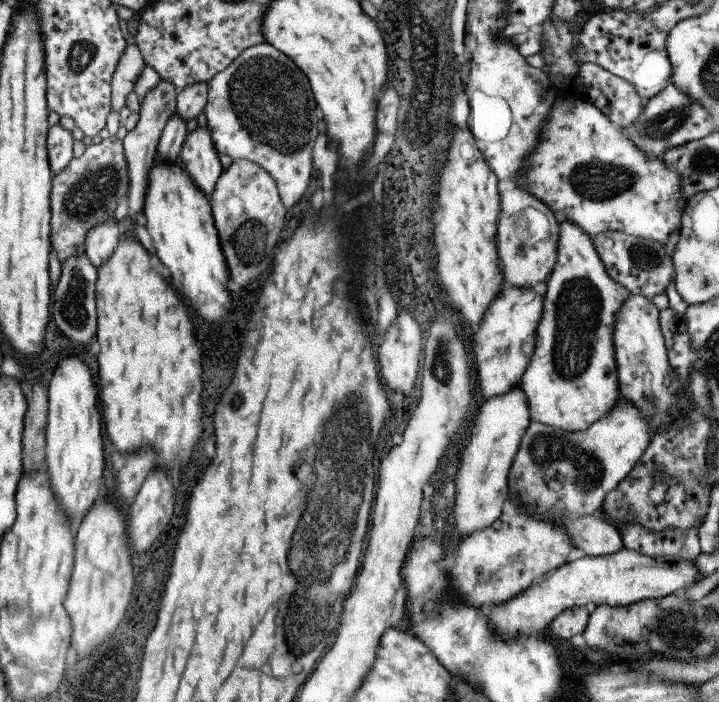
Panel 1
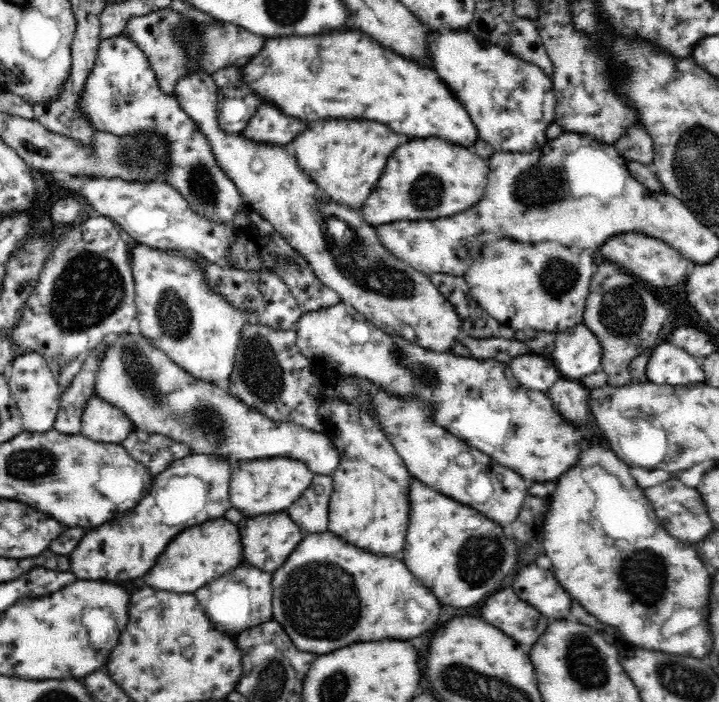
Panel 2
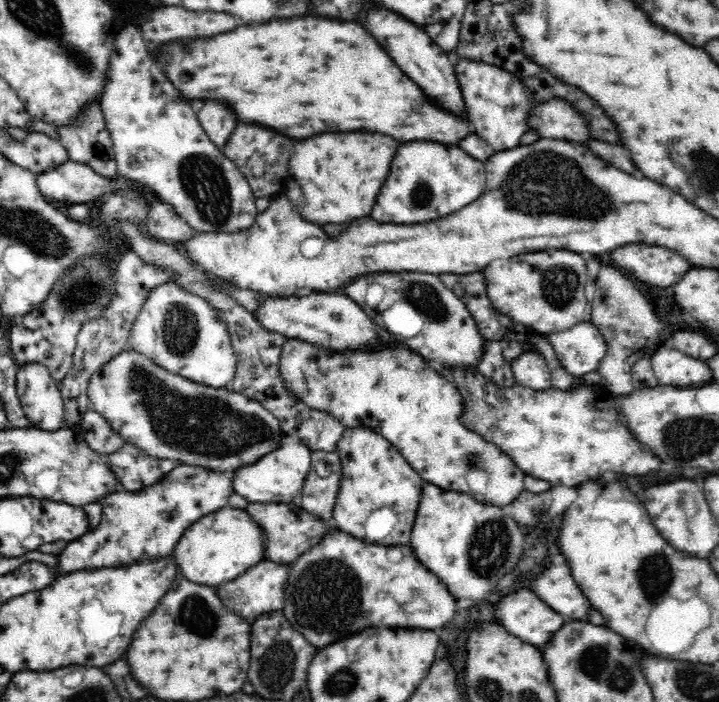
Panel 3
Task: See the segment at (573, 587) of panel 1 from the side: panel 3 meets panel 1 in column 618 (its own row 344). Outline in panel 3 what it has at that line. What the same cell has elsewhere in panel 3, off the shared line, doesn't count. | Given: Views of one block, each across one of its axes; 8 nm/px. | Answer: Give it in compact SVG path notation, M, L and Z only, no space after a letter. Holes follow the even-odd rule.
M589 319L572 328L548 334L552 349L568 374L588 374L598 370L607 351L606 339Z

